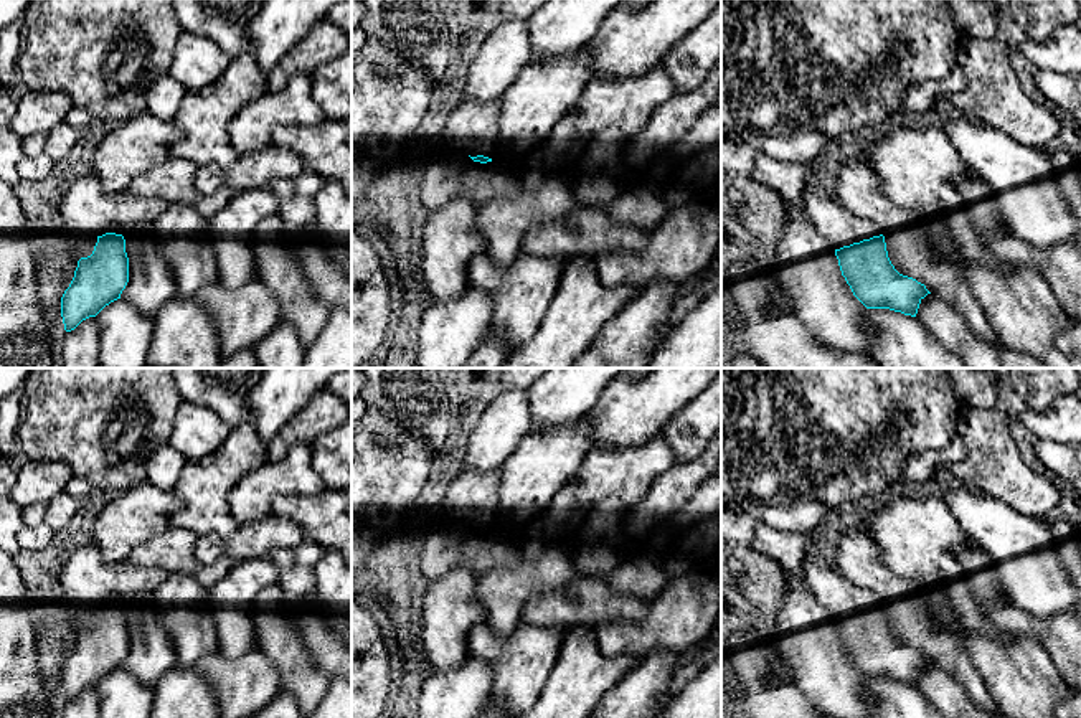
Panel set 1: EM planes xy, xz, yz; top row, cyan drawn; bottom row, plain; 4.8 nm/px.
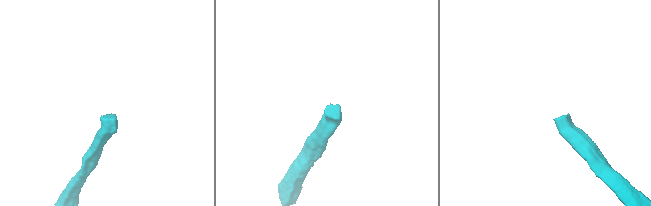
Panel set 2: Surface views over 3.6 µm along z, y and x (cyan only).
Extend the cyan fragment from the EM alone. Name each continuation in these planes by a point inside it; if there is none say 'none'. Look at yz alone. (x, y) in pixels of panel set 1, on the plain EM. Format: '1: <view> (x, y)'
1: yz (840, 596)

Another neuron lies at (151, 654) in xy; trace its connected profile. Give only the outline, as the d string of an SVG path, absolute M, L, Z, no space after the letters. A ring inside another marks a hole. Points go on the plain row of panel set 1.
M152 594L140 596L134 604L125 604L124 609L129 627L129 652L120 668L142 685L153 688L162 675L177 665L175 647L158 619Z

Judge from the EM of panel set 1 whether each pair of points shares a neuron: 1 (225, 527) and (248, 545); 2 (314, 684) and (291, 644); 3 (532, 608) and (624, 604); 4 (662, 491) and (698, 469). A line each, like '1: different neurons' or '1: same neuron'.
1: different neurons
2: same neuron
3: same neuron
4: same neuron

